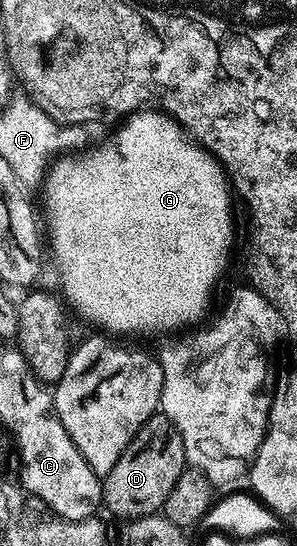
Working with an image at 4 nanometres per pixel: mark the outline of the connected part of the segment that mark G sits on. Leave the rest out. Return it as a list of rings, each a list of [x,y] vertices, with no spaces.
[[[148,107],[138,113],[131,114],[118,126],[119,130],[108,139],[104,145],[99,145],[96,149],[82,152],[80,155],[72,156],[61,169],[61,173],[57,173],[50,178],[47,188],[49,187],[49,195],[47,197],[47,205],[51,208],[51,237],[49,233],[49,249],[55,252],[55,261],[59,264],[59,273],[63,276],[63,281],[67,284],[67,289],[71,292],[71,297],[75,300],[75,305],[88,317],[91,321],[97,321],[101,325],[107,325],[111,329],[115,329],[121,333],[143,333],[146,329],[169,329],[175,325],[179,325],[190,317],[197,316],[211,299],[211,292],[215,289],[215,284],[219,281],[219,276],[223,273],[223,268],[227,265],[227,260],[231,257],[231,240],[235,237],[235,225],[231,222],[231,201],[233,202],[233,193],[229,188],[229,183],[226,179],[226,174],[223,173],[222,168],[218,165],[213,157],[201,145],[196,145],[183,129],[175,122],[173,117],[168,117],[162,111],[156,111],[154,108]]]

